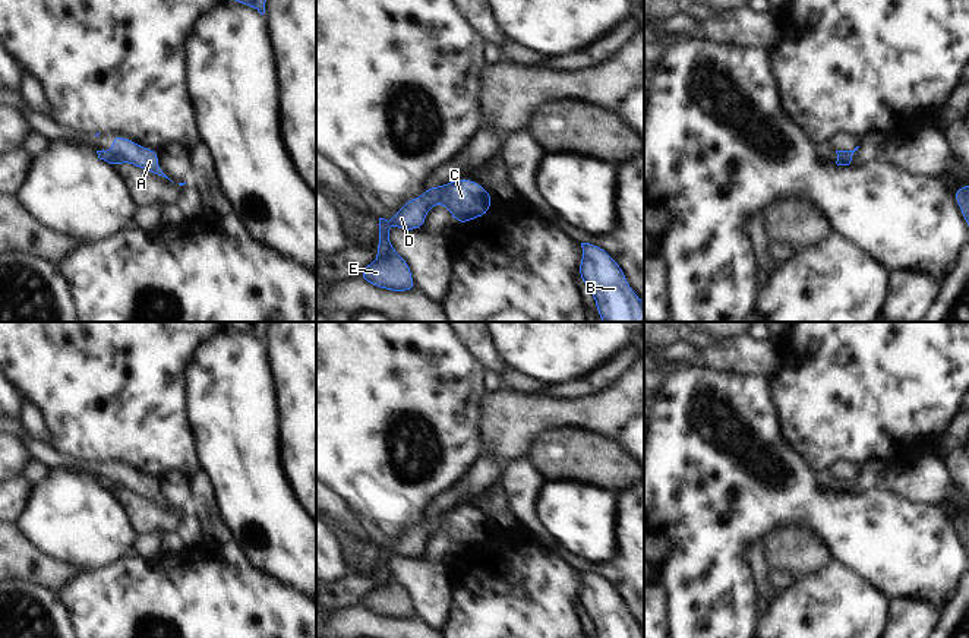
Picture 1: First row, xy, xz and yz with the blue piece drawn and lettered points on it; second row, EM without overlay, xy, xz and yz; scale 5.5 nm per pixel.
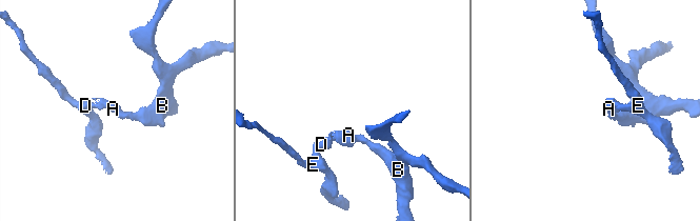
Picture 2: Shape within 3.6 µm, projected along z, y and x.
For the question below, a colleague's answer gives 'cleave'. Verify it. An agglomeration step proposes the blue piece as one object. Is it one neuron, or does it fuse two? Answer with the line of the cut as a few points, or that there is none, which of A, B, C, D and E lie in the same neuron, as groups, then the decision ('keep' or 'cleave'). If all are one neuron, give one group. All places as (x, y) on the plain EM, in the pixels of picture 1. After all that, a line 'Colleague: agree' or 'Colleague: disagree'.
cut in xz along (441, 514), (438, 530); A B C / D E; cleave
Colleague: agree

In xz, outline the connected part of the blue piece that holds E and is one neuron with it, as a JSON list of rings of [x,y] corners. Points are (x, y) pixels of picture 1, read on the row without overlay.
[[[441,514],[427,515],[422,524],[408,527],[389,549],[379,546],[379,571],[376,575],[379,585],[366,593],[359,606],[388,619],[416,618],[408,591],[389,569],[389,553],[392,552],[401,558],[420,558],[427,540],[439,531],[439,517]]]

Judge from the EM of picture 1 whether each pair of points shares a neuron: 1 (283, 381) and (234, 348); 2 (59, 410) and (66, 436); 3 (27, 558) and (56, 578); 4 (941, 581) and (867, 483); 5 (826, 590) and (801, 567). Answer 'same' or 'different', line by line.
1: different
2: same
3: same
4: different
5: different

